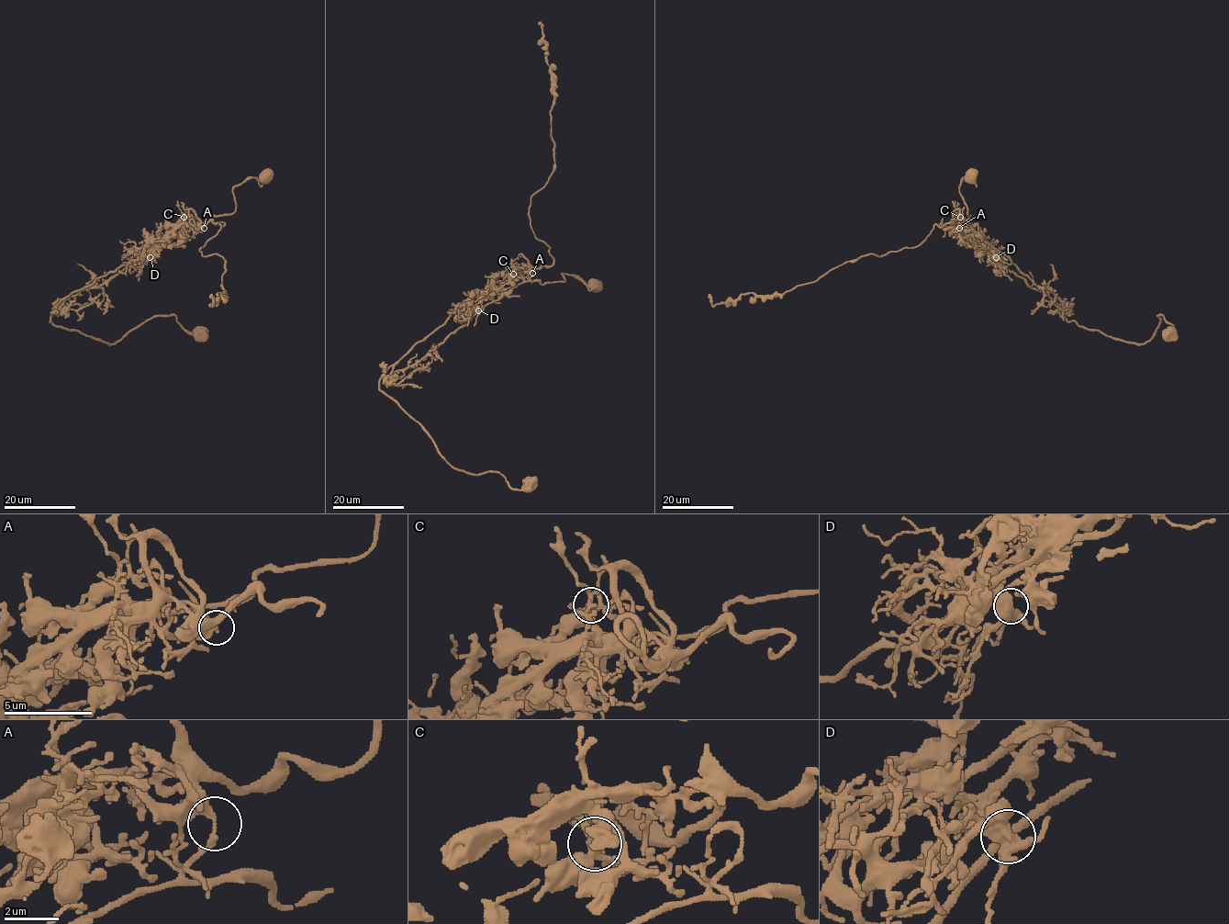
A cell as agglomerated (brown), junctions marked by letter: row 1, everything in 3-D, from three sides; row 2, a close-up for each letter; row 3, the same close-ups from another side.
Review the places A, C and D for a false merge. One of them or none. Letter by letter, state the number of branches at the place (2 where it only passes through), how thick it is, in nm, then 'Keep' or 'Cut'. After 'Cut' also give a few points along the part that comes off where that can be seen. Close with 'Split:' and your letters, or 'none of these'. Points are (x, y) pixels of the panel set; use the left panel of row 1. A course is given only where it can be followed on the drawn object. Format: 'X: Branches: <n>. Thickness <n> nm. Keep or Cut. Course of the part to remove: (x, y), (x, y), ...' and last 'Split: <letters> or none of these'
A: Branches: 2. Thickness 240 nm. Cut. Course of the part to remove: (204, 228), (193, 224), (184, 229), (168, 242), (142, 253), (100, 286), (69, 296), (54, 312)
C: Branches: 5. Thickness 320 nm. Keep
D: Branches: 3. Thickness 550 nm. Keep
Split: A

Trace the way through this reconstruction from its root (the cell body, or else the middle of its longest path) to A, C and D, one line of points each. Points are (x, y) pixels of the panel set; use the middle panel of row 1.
A: (528, 483), (513, 490), (498, 472), (453, 468), (430, 434), (380, 388), (379, 380), (417, 364), (532, 273)
C: (528, 483), (513, 490), (498, 472), (453, 468), (379, 387), (414, 345), (502, 272), (513, 274)
D: (528, 483), (513, 490), (498, 472), (453, 468), (430, 434), (379, 387), (383, 374), (452, 313), (478, 310)

